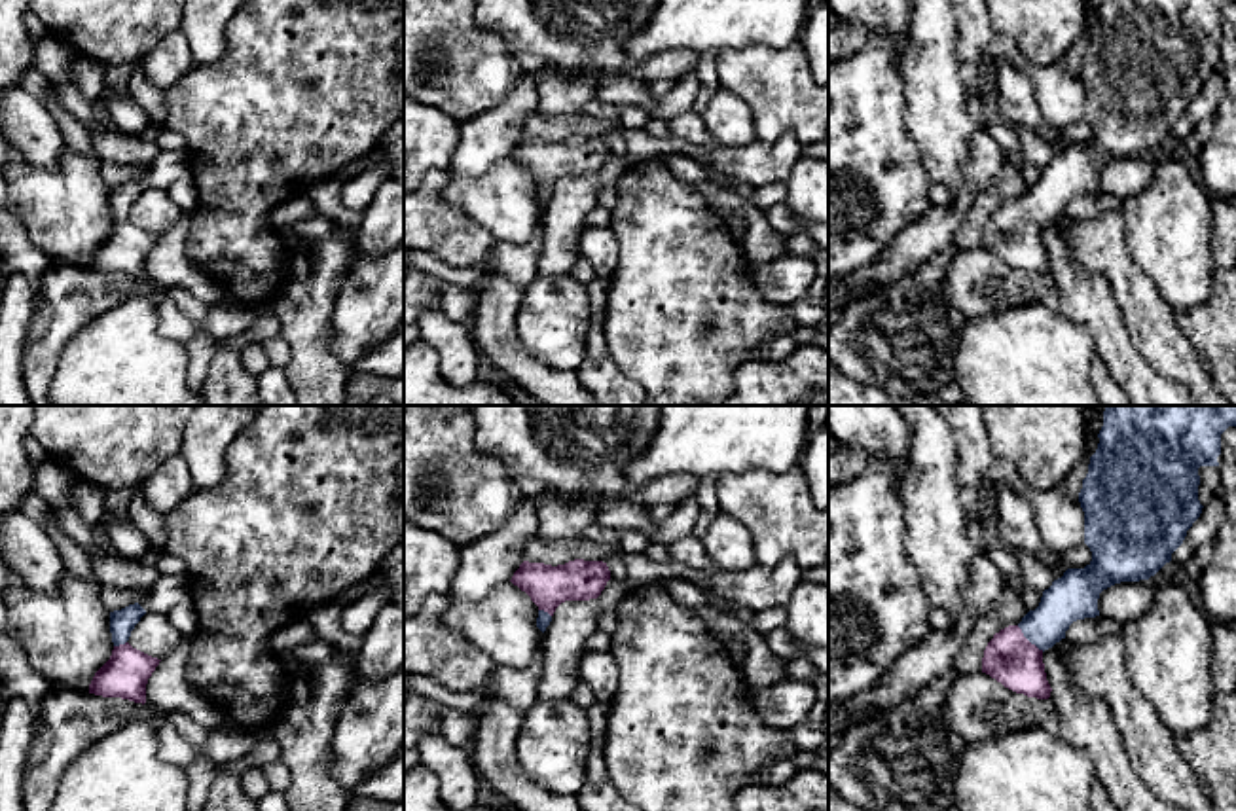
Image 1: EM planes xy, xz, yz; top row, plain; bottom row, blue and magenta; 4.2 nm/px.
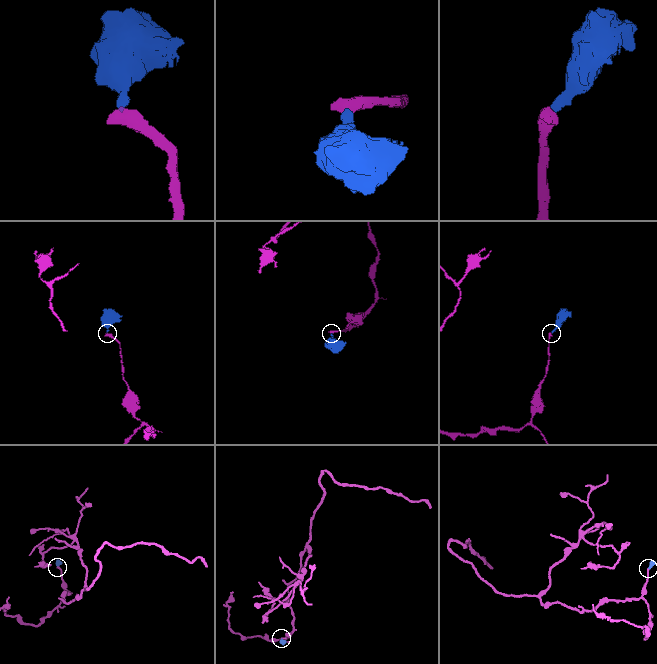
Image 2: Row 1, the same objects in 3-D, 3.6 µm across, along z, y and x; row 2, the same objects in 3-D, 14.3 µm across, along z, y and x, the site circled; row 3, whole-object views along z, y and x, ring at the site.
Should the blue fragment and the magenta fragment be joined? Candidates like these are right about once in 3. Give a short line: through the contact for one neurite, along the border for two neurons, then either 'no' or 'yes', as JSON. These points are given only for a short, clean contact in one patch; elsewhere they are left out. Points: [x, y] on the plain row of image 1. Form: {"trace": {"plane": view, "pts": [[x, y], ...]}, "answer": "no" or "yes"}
{"trace": {"plane": "yz", "pts": [[1070, 173], [1030, 216], [1009, 234]]}, "answer": "yes"}

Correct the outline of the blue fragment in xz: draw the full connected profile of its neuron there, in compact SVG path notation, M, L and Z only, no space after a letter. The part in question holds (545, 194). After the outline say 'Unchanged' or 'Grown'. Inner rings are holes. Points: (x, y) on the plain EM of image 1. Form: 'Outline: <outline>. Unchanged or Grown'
Outline: M574 135L557 142L523 136L510 157L538 182L536 203L544 208L561 178L597 174L609 155L607 138Z. Grown

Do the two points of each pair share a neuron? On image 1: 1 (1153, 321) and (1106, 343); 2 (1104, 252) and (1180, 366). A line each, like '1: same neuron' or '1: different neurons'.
1: different neurons
2: same neuron

